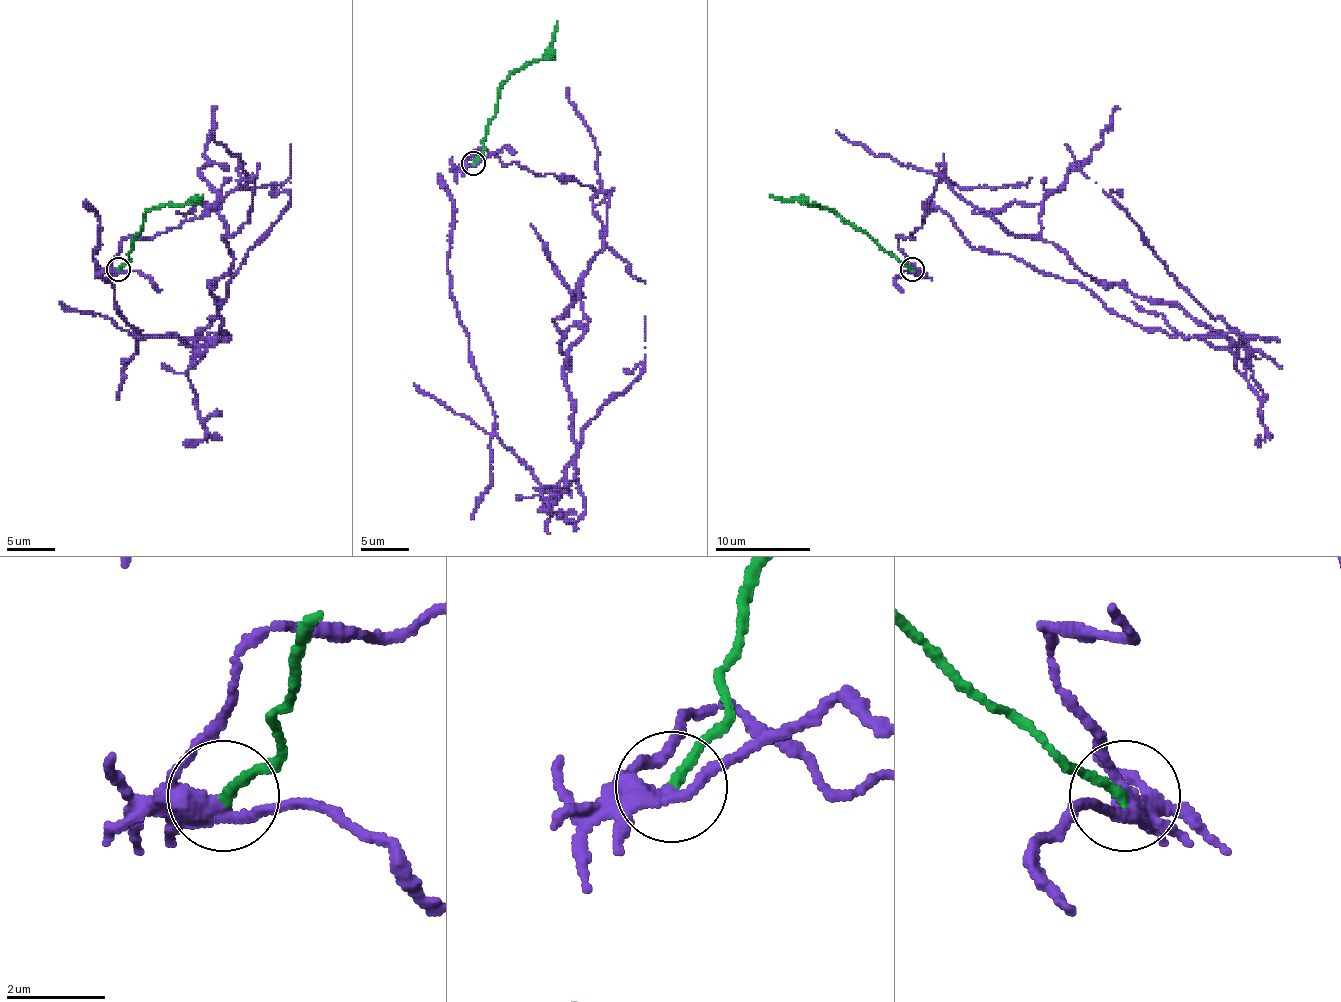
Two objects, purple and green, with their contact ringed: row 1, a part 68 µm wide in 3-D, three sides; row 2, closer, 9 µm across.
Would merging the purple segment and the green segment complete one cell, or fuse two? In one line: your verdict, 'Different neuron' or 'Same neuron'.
Different neuron

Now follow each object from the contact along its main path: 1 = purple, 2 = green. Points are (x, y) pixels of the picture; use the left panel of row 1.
1: (117, 268), (128, 237), (255, 180), (205, 349), (119, 313), (83, 201)
2: (119, 268), (128, 259), (131, 242), (140, 232), (148, 211), (162, 204), (188, 201), (202, 194)

